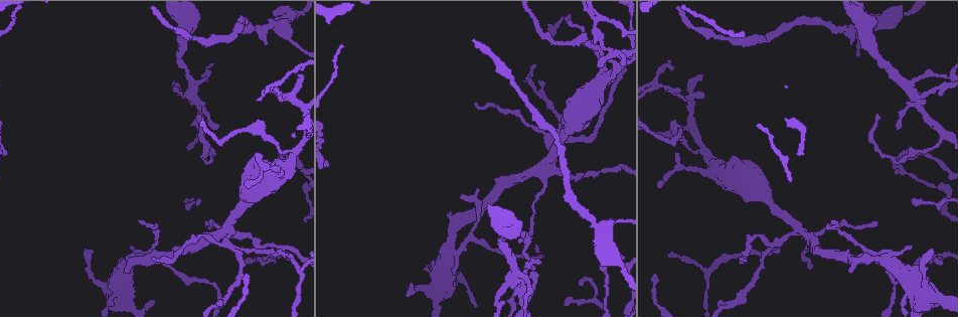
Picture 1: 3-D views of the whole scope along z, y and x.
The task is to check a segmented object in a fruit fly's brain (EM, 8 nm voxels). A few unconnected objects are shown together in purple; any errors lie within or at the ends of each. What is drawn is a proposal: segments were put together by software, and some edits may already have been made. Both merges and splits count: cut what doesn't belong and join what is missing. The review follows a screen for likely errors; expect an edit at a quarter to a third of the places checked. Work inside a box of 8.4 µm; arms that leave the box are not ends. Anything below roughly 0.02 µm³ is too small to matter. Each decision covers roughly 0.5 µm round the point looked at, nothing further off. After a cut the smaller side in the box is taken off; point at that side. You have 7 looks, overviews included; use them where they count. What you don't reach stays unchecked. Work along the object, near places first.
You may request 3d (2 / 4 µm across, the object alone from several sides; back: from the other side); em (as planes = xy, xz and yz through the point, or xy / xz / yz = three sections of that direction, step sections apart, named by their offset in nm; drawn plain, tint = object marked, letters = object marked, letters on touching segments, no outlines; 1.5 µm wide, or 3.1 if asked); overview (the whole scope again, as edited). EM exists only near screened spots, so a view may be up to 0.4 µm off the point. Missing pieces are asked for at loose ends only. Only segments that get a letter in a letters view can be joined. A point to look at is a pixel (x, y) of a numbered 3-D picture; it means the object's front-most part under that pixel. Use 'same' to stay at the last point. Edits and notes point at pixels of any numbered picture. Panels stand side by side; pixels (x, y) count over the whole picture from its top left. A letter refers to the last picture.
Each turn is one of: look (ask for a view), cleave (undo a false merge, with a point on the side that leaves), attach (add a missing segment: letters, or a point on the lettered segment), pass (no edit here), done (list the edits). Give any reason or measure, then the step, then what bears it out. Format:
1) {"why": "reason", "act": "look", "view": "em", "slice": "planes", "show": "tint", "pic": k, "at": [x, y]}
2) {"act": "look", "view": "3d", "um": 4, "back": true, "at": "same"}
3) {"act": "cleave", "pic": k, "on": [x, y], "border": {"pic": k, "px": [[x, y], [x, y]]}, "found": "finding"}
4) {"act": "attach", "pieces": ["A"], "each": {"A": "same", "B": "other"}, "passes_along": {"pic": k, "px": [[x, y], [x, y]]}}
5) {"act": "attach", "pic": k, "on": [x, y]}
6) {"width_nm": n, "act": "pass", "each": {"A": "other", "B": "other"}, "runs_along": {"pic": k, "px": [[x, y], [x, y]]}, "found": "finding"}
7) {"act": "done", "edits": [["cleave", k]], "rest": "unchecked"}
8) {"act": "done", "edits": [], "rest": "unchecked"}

{"why": "calibre changes", "act": "look", "view": "3d", "um": 4, "pic": 1, "at": [279, 27]}

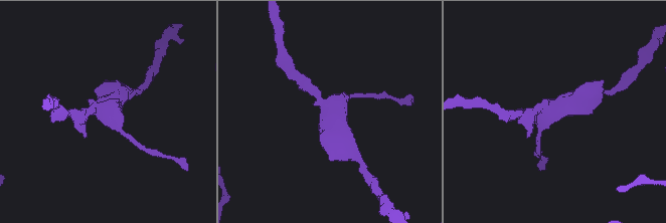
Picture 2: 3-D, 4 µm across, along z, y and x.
{"arms": 3, "why": "need the tissue", "act": "look", "view": "em", "slice": "yz", "step": 8, "show": "letters", "pic": 2, "at": [104, 110]}

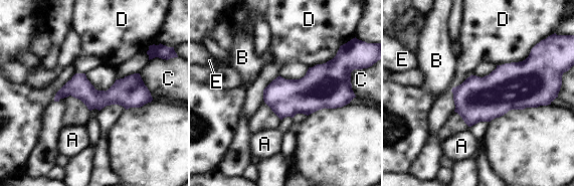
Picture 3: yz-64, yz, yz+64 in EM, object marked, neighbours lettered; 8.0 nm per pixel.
{"act": "pass", "each": {"A": "other", "B": "other", "C": "other", "D": "other", "E": "other"}, "runs_along": {"pic": 3, "px": [[149, 98], [64, 91], [56, 99]]}, "found": "continuous, no second neuron"}

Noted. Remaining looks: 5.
{"why": "abrupt turn", "act": "look", "view": "3d", "um": 4, "back": true, "pic": 1, "at": [660, 86]}

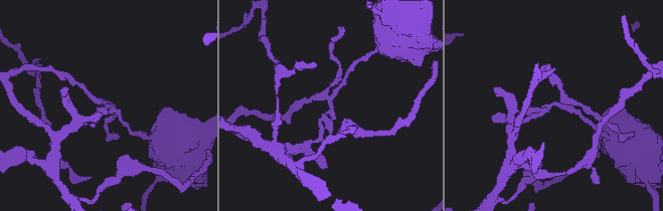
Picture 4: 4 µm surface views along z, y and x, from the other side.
{"arms": 3, "act": "look", "view": "em", "slice": "planes", "show": "letters", "pic": 4, "at": [329, 104]}

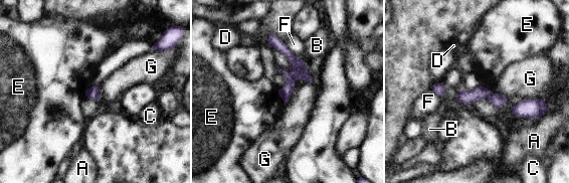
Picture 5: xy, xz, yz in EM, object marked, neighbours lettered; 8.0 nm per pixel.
{"act": "cleave", "pic": 5, "on": [286, 92], "each": {"A": "other", "B": "other", "C": "other", "D": "other", "E": "other", "F": "other", "G": "other"}, "border": {"pic": 5, "px": [[290, 73], [296, 79]]}, "found": "a second neuron is stuck on"}

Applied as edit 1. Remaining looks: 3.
{"why": "redraw", "act": "look", "view": "overview"}

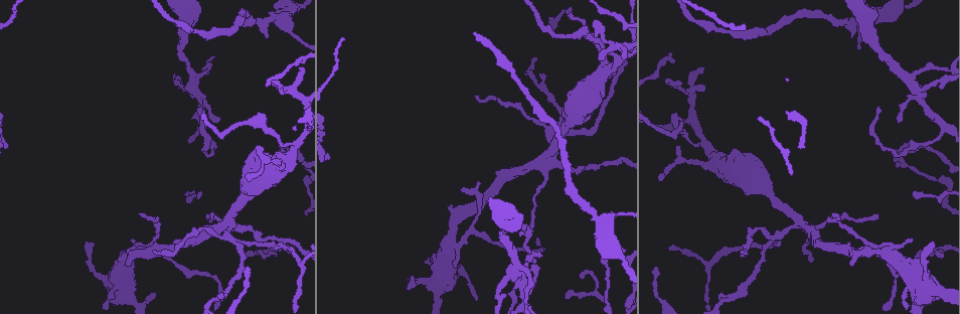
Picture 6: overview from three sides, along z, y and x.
{"why": "tapers out", "act": "look", "view": "em", "slice": "xz", "step": 4, "show": "letters", "pic": 6, "at": [208, 214]}

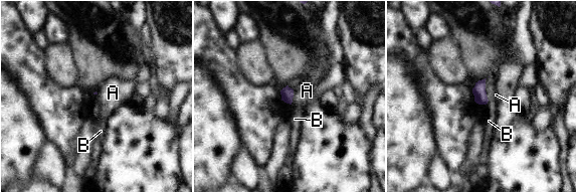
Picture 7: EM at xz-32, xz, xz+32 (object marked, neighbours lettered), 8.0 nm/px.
{"longest_contact_nm": ["B", 200], "act": "pass", "each": {"A": "other", "B": "other"}, "border": {"pic": 7, "px": [[294, 89], [291, 104]]}, "found": "none of them fits"}

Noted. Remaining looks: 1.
{"act": "done", "edits": [["cleave", 5]], "rest": "unchecked"}

